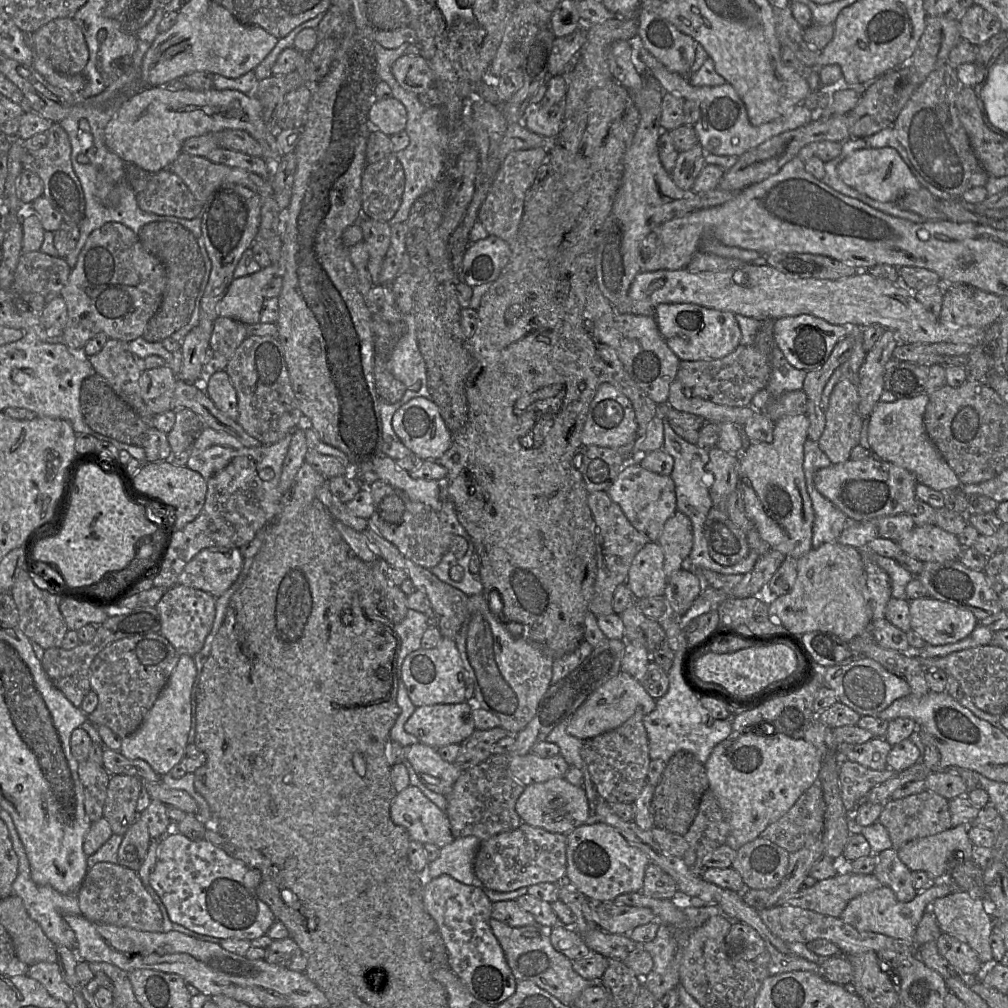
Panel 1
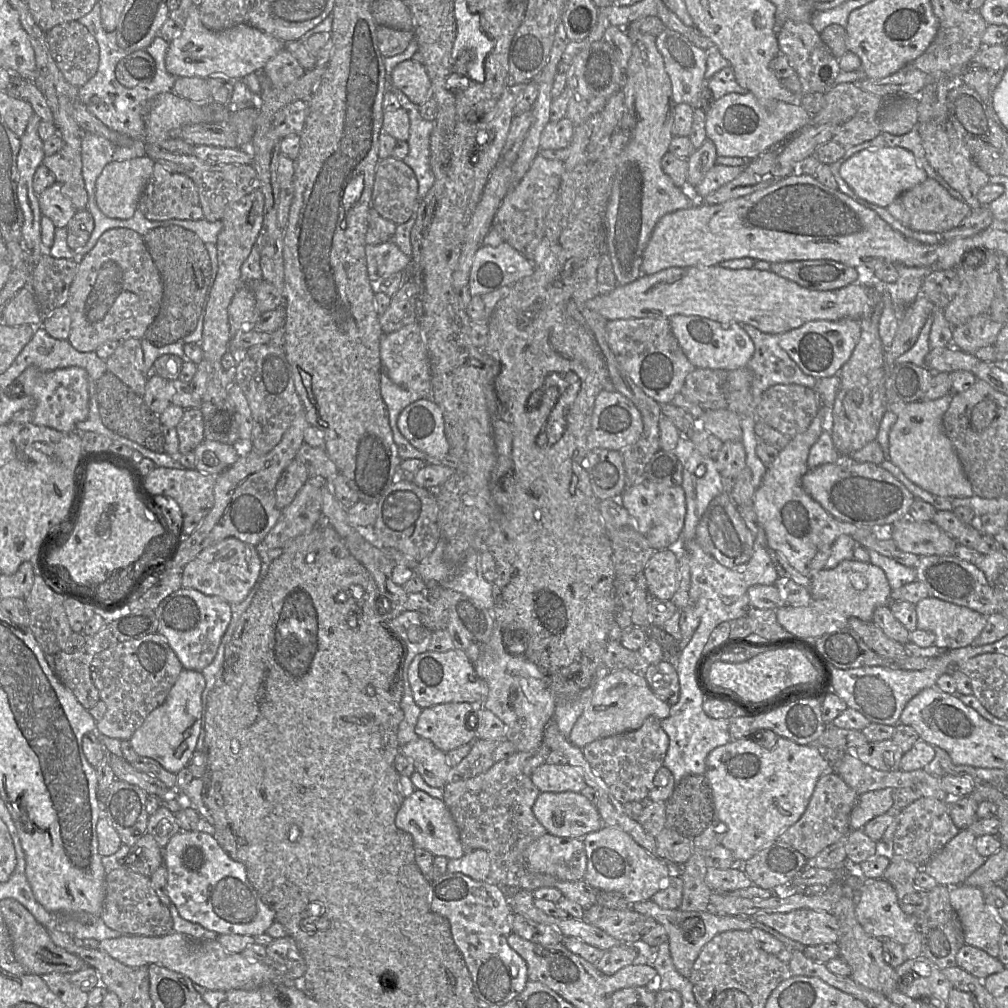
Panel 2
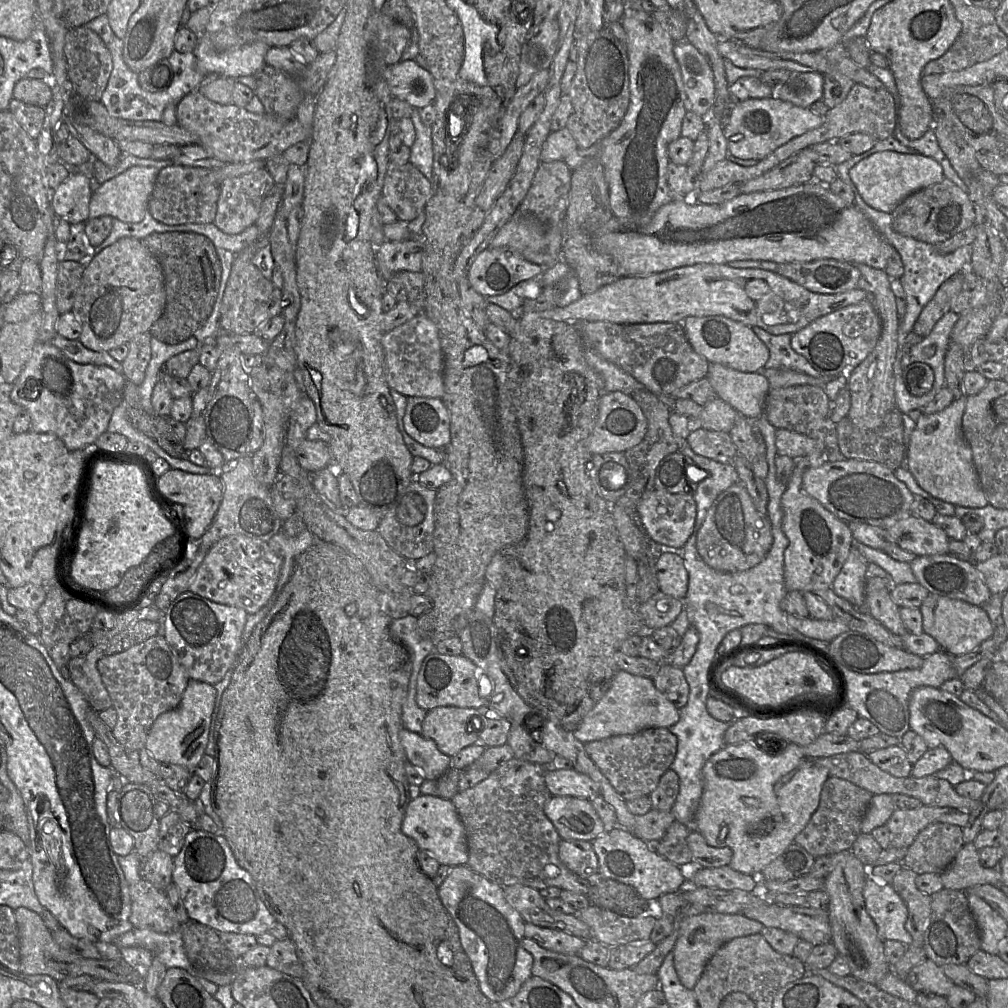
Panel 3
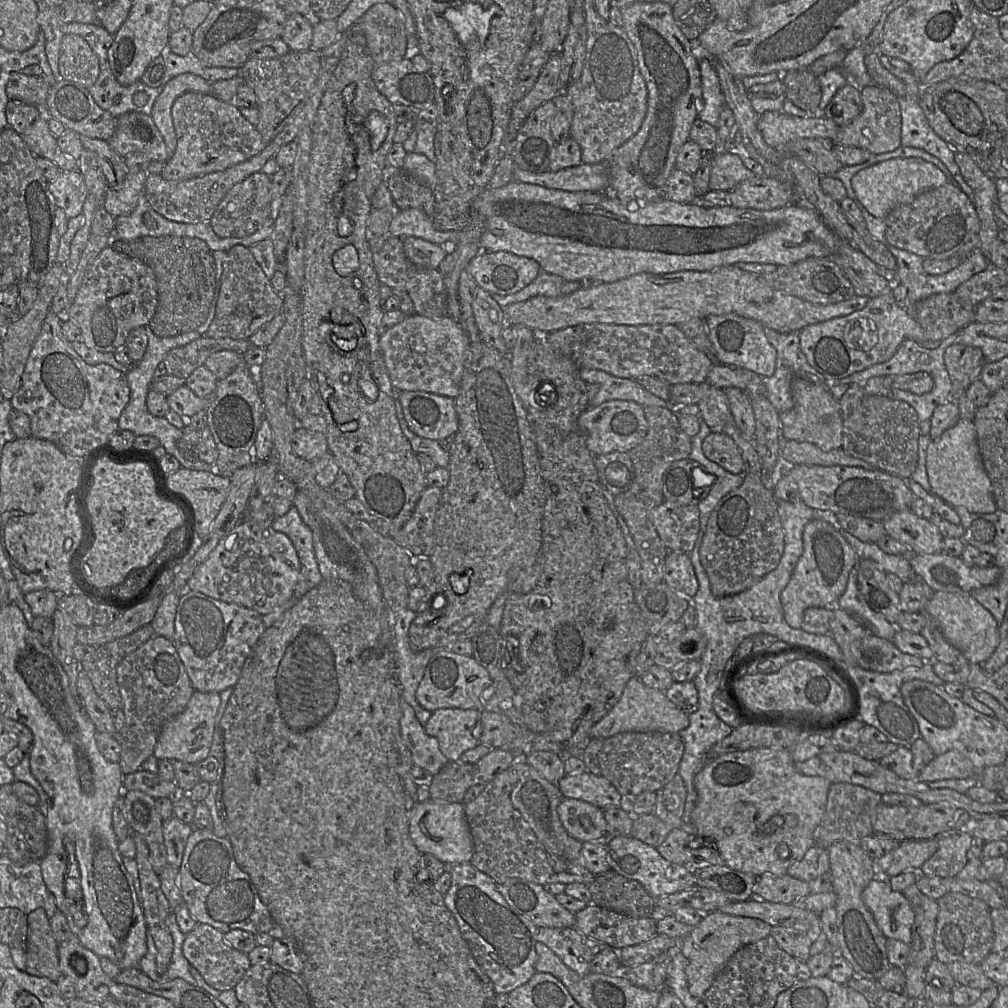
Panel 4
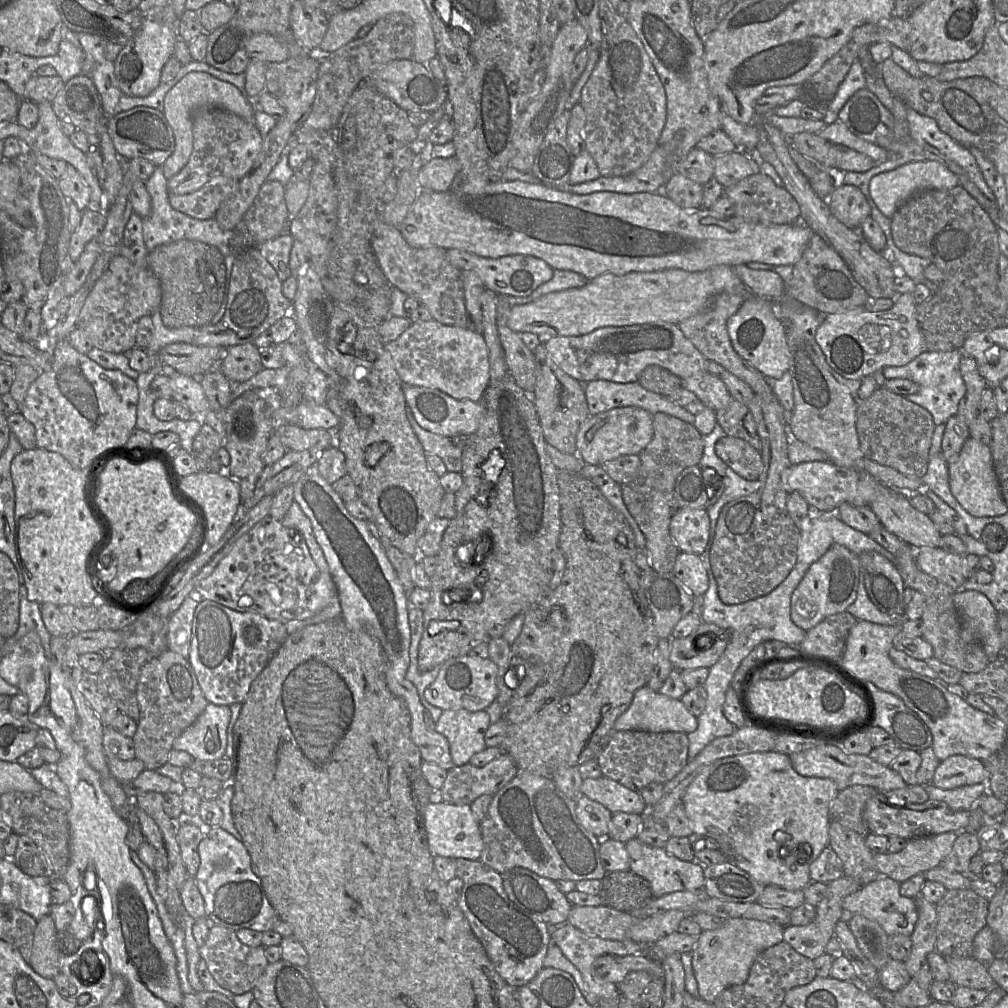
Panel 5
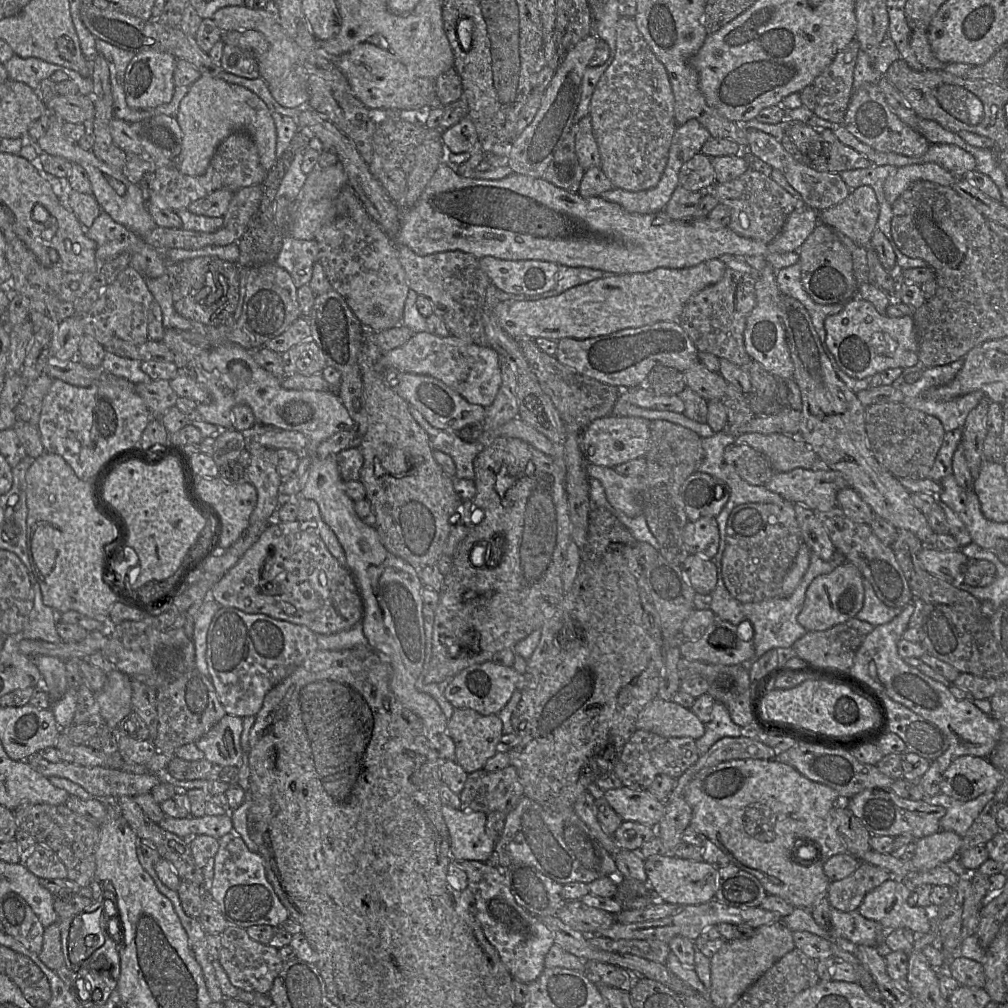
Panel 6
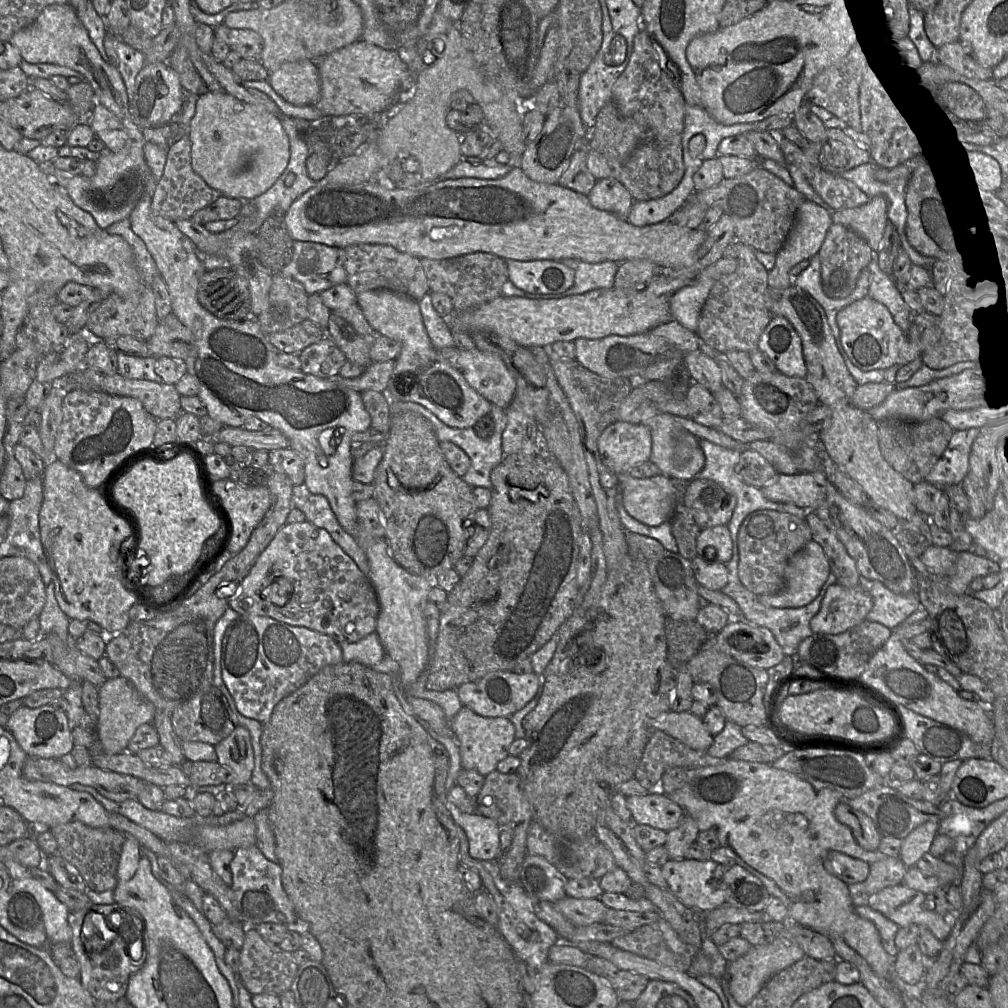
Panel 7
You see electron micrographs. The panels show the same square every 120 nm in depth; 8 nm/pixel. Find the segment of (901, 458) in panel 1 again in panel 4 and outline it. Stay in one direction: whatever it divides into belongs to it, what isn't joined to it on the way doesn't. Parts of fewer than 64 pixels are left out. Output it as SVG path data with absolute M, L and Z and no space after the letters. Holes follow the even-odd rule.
M960 418L938 439L931 441L926 451L926 470L931 492L952 507L963 506L969 512L987 514L998 509L983 466L973 421Z

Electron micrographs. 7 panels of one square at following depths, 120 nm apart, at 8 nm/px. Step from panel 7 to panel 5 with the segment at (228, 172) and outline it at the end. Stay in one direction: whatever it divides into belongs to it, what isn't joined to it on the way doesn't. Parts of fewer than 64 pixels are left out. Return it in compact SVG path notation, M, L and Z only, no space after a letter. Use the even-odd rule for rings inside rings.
M205 72L188 73L170 89L164 98L164 110L162 114L172 128L175 138L175 149L161 166L167 179L179 173L189 161L193 151L191 114L198 108L221 108L255 123L256 107L237 87Z

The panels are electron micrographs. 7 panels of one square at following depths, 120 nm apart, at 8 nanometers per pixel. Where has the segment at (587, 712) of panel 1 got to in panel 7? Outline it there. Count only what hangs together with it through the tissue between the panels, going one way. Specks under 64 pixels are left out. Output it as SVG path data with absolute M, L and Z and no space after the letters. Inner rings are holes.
M668 711L653 721L653 730L660 730L692 749L706 752L712 745L714 736L706 729L702 719L689 711Z

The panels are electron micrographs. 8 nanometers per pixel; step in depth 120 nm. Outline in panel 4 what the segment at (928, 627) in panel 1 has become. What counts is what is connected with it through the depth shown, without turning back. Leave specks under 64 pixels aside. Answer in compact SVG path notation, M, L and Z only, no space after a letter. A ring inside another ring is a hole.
M934 592L925 612L935 621L944 637L973 665L982 665L999 644L999 624L971 593Z

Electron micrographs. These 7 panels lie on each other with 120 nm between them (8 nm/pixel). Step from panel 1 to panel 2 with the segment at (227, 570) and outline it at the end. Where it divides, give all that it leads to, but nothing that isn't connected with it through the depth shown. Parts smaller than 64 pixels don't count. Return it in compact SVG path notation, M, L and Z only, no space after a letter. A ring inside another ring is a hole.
M228 537L202 550L182 569L182 588L217 596L229 604L242 602L260 579L262 560L256 546Z

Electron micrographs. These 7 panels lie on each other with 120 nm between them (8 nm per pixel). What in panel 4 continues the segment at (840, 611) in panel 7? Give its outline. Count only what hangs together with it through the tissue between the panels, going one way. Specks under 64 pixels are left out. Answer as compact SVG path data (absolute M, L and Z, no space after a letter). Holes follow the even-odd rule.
M824 519L808 522L803 531L803 552L789 583L781 593L782 611L787 624L800 629L807 608L836 606L846 590L850 572L858 562L854 549L832 522Z

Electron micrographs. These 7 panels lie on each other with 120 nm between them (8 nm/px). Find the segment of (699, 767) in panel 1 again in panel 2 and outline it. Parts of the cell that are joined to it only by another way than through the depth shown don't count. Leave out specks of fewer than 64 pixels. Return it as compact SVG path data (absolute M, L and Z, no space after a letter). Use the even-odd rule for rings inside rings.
M706 773L686 775L665 802L666 828L693 839L716 821L715 806Z

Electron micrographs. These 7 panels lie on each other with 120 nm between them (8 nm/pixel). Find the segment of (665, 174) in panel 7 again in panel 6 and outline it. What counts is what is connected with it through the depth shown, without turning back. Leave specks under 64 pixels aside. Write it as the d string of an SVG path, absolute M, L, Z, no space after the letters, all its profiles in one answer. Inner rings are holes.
M621 16L616 25L616 46L612 62L595 87L589 110L593 136L601 156L601 169L614 187L638 192L654 188L659 183L678 127L674 105L674 95L665 66L638 30L634 17Z

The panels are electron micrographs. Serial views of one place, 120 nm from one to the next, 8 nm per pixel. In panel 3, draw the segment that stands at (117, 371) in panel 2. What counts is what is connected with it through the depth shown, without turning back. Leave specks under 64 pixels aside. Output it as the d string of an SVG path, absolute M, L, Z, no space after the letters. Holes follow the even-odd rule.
M145 332L133 337L128 343L128 353L121 363L122 374L129 382L140 386L151 358L150 335Z

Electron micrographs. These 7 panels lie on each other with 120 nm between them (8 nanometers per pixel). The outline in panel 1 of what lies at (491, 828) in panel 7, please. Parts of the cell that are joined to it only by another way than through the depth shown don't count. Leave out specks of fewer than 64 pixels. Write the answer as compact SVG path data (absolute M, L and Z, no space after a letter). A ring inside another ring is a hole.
M414 786L397 793L390 816L395 824L407 830L412 841L442 848L455 839L446 812Z

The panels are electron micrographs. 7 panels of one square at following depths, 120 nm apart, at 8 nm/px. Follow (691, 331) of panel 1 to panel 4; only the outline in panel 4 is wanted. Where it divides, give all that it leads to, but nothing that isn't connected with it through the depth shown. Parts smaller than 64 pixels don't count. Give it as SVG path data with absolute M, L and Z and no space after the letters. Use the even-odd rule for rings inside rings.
M733 313L709 316L705 322L717 363L744 368L761 377L774 374L778 366L777 352L768 341L761 323Z

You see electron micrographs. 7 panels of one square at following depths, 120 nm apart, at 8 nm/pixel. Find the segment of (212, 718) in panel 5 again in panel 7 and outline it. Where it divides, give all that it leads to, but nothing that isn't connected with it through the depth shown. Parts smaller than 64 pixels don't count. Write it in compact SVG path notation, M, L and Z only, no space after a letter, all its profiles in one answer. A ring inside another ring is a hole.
M241 725L236 726L228 737L214 745L214 747L217 754L216 761L233 770L236 774L237 784L250 784L255 764L250 732Z

